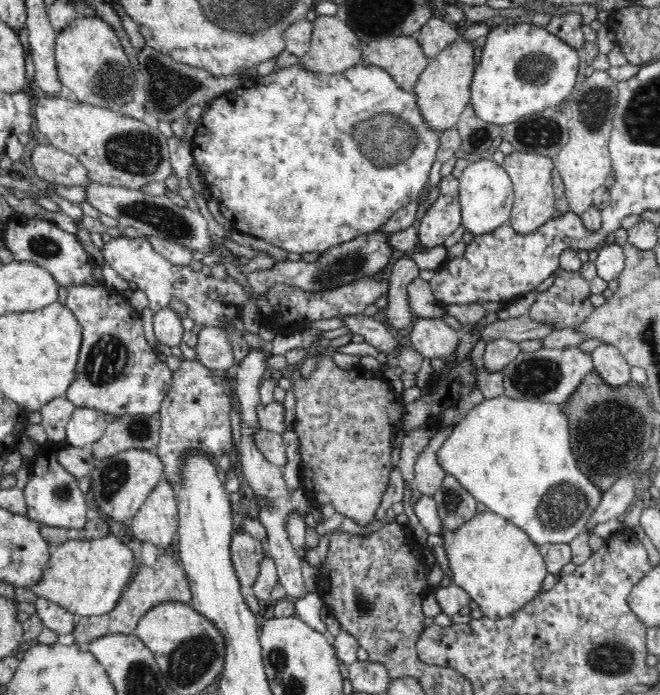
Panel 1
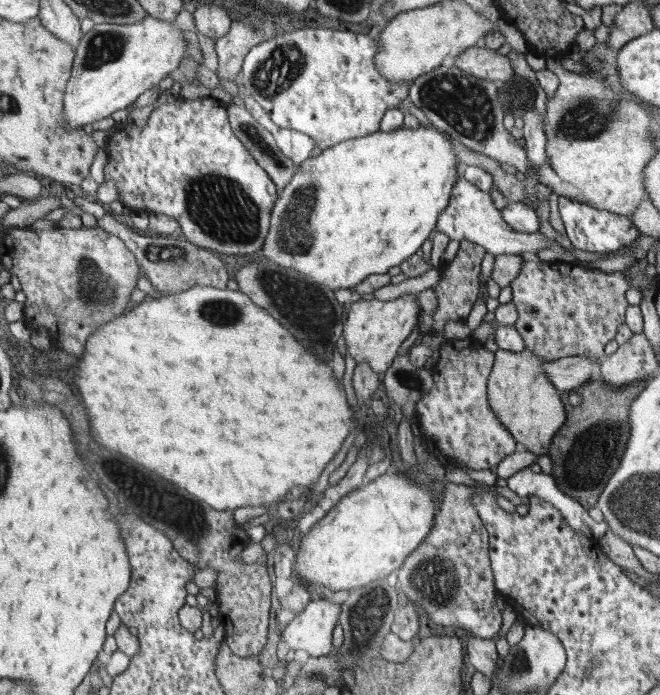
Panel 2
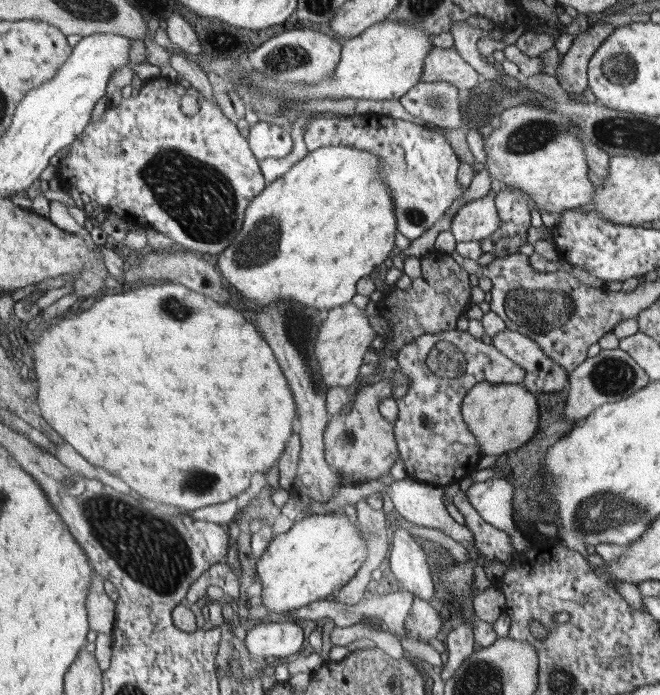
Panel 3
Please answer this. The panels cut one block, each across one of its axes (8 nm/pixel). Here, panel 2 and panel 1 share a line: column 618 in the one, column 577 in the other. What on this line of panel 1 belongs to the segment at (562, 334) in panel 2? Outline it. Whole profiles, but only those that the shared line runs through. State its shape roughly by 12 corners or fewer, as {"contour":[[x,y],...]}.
{"contour":[[559,270],[529,316],[552,329],[579,327],[595,307],[579,272]]}

